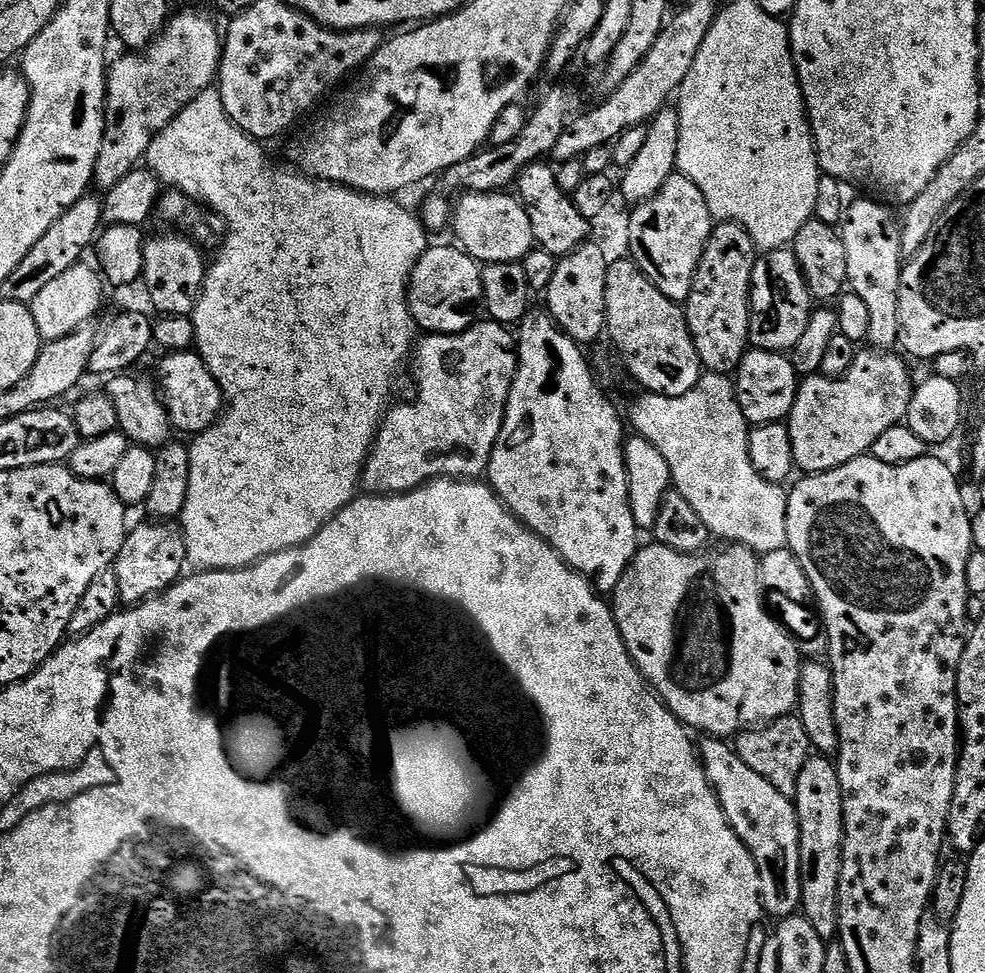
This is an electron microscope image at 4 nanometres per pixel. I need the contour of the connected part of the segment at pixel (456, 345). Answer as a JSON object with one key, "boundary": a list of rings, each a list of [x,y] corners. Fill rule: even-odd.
{"boundary":[[[491,318],[481,319],[471,324],[461,332],[438,332],[435,334],[424,334],[417,339],[414,345],[414,355],[410,360],[410,368],[416,371],[416,397],[409,404],[400,404],[389,407],[385,417],[380,422],[380,431],[376,433],[376,439],[372,441],[372,449],[368,451],[368,459],[364,462],[362,471],[362,484],[372,494],[399,494],[402,492],[413,492],[416,488],[428,483],[429,480],[441,481],[445,478],[480,478],[488,471],[490,454],[496,445],[498,434],[502,430],[504,421],[504,407],[508,401],[508,391],[512,385],[512,375],[516,373],[516,346],[514,336],[507,327],[496,323]]]}

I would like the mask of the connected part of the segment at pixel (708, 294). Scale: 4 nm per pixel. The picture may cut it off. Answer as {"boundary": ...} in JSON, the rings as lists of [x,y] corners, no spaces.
{"boundary":[[[720,222],[713,227],[710,238],[704,247],[702,258],[696,267],[696,273],[690,286],[690,294],[683,305],[684,317],[692,335],[694,350],[701,365],[707,371],[721,374],[731,373],[738,367],[740,359],[750,348],[748,343],[748,299],[752,296],[752,271],[758,259],[758,249],[750,234],[737,224]]]}

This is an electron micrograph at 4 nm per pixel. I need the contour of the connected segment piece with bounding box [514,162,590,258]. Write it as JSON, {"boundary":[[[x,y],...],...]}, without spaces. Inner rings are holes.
{"boundary":[[[537,162],[525,166],[514,181],[514,192],[530,218],[530,230],[534,230],[536,244],[550,255],[559,258],[568,256],[576,247],[579,247],[589,239],[588,228],[590,228],[590,222],[586,218],[582,218],[582,214],[578,214],[578,206],[574,206],[571,195],[562,190],[558,190],[556,173],[551,167],[547,168],[546,165],[547,163]]]}

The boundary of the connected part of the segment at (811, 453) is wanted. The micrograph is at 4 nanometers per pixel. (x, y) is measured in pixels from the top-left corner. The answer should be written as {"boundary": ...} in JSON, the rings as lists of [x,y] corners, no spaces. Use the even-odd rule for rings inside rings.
{"boundary":[[[892,350],[857,351],[850,370],[841,376],[805,376],[799,381],[796,401],[786,423],[790,434],[790,446],[793,447],[796,468],[804,474],[829,472],[851,460],[871,453],[874,442],[890,426],[901,423],[908,415],[914,379],[908,368]]]}

